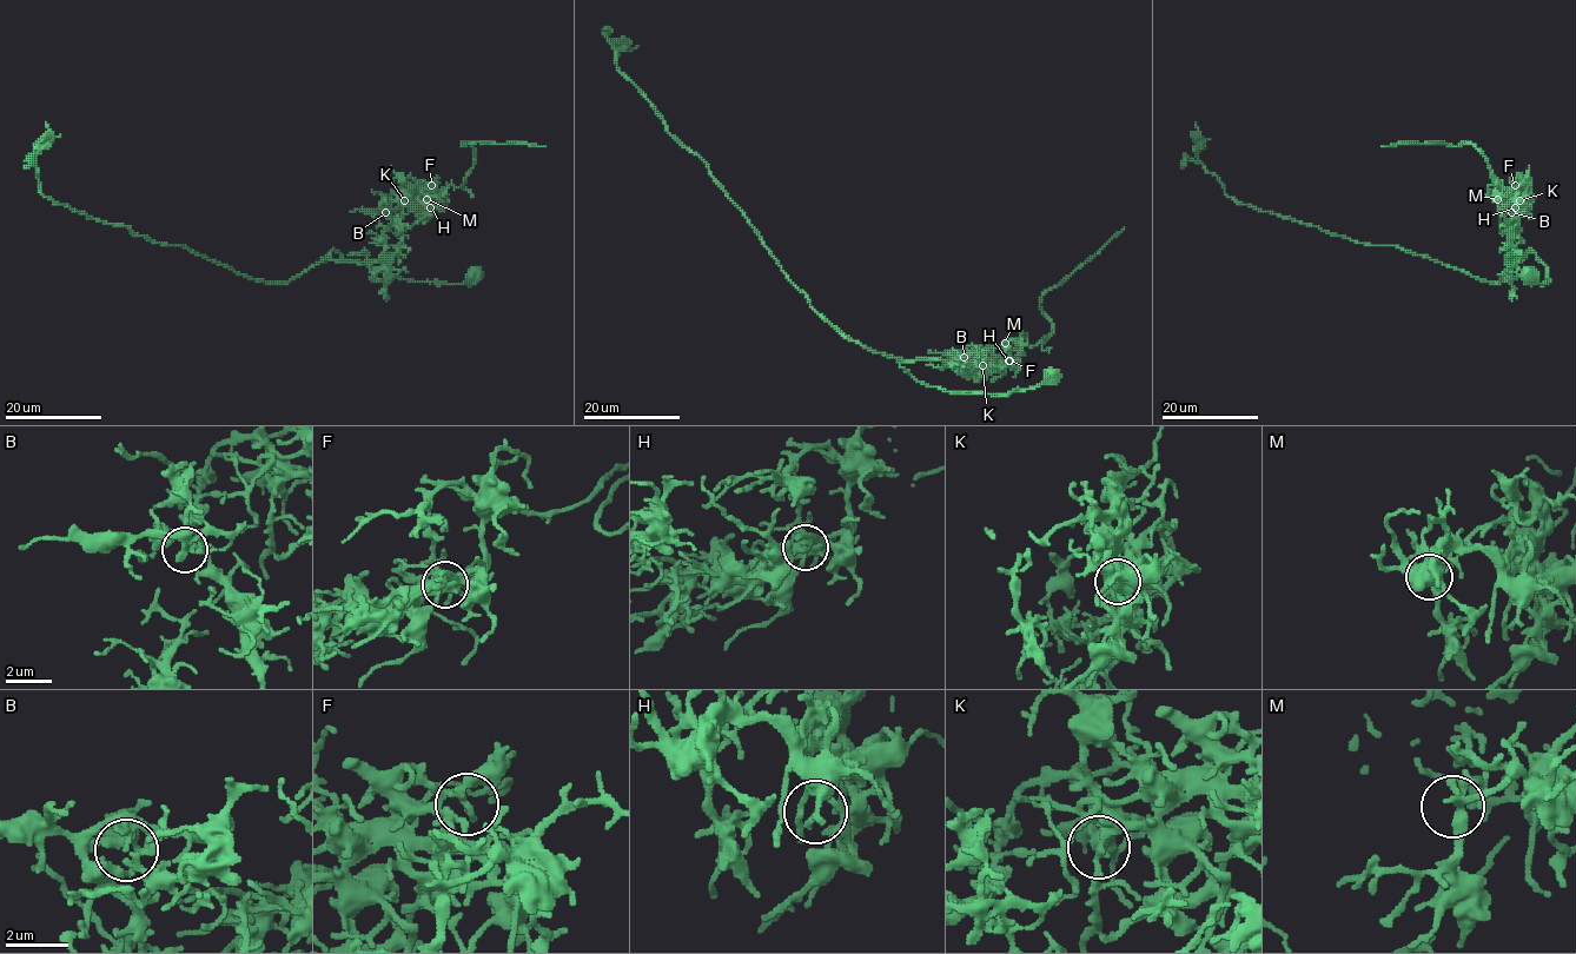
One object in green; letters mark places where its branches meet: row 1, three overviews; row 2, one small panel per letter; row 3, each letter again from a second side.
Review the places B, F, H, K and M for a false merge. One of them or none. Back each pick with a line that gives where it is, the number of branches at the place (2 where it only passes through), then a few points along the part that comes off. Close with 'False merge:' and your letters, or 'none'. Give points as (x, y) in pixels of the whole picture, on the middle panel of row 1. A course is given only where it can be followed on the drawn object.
B: Place: (964, 357). Branches: 3. Course of the part to remove: (964, 357), (969, 376), (1011, 362), (1021, 346), (1037, 345), (1052, 333), (1041, 297), (1125, 227)
False merge: B

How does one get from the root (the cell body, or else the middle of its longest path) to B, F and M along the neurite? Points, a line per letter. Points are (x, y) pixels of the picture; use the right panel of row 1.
B: (1528, 278), (1538, 283), (1549, 280), (1545, 266), (1533, 252), (1514, 263), (1508, 257), (1515, 218), (1511, 212)
F: (1528, 278), (1549, 280), (1533, 252), (1514, 263), (1508, 257), (1514, 211), (1530, 196), (1515, 185)
M: (1528, 278), (1549, 280), (1533, 252), (1514, 263), (1508, 243), (1514, 211), (1530, 193), (1511, 186), (1497, 199)

